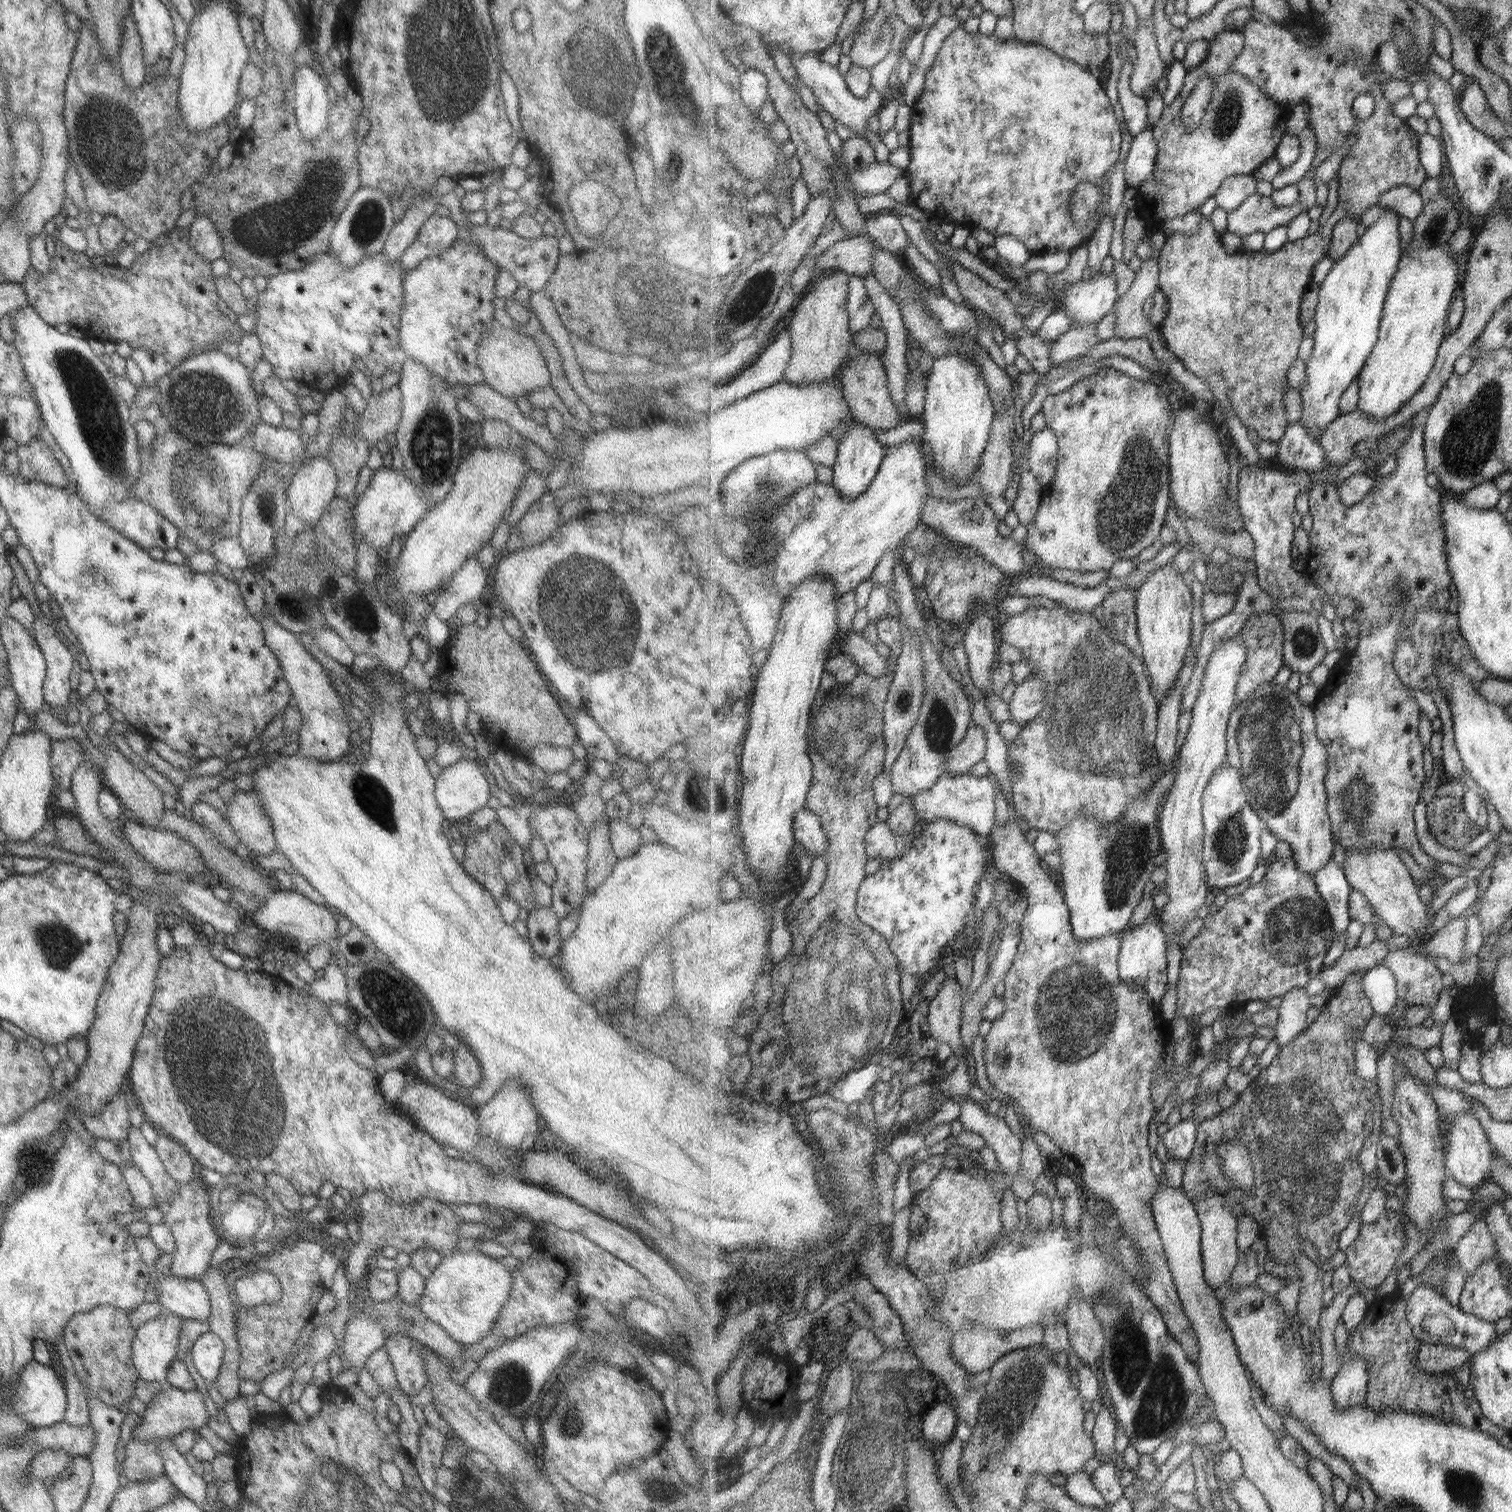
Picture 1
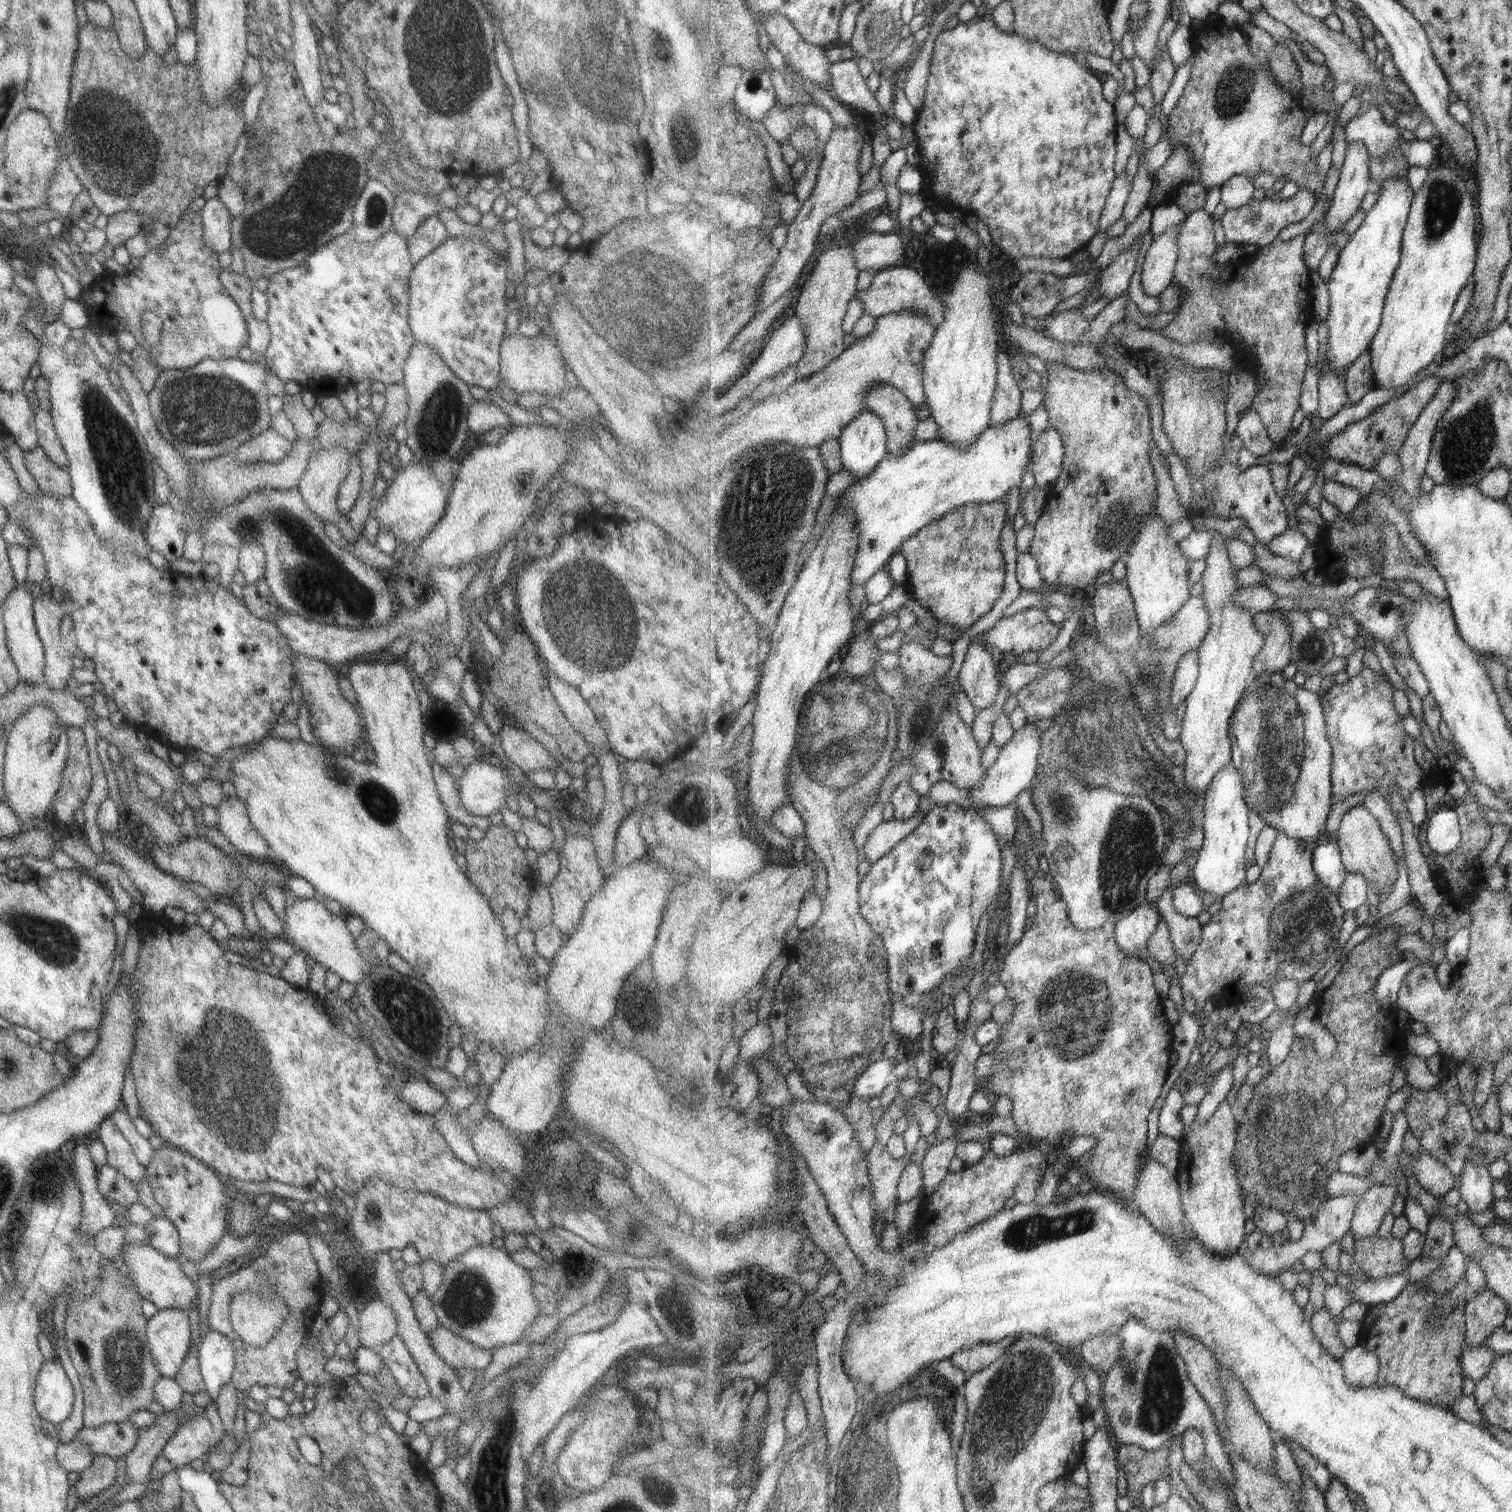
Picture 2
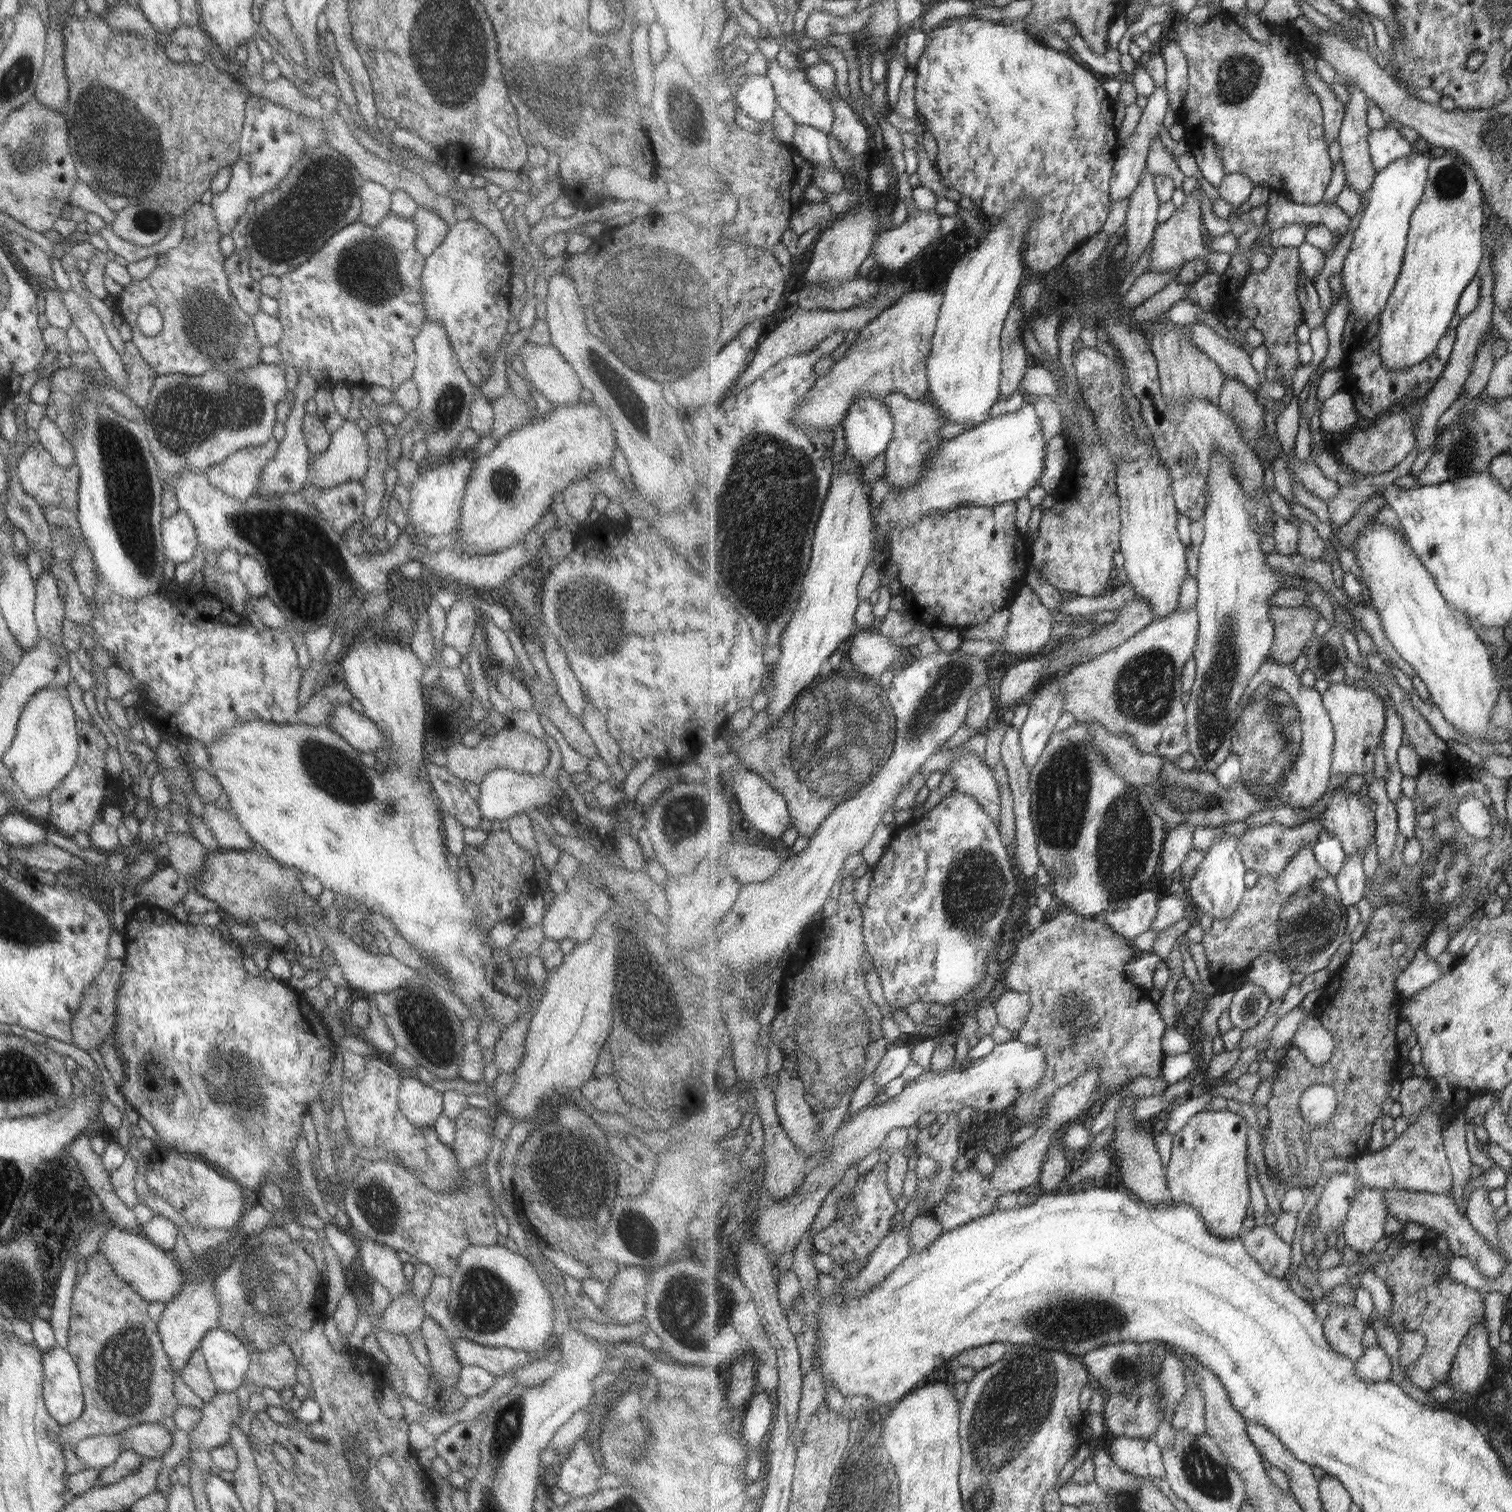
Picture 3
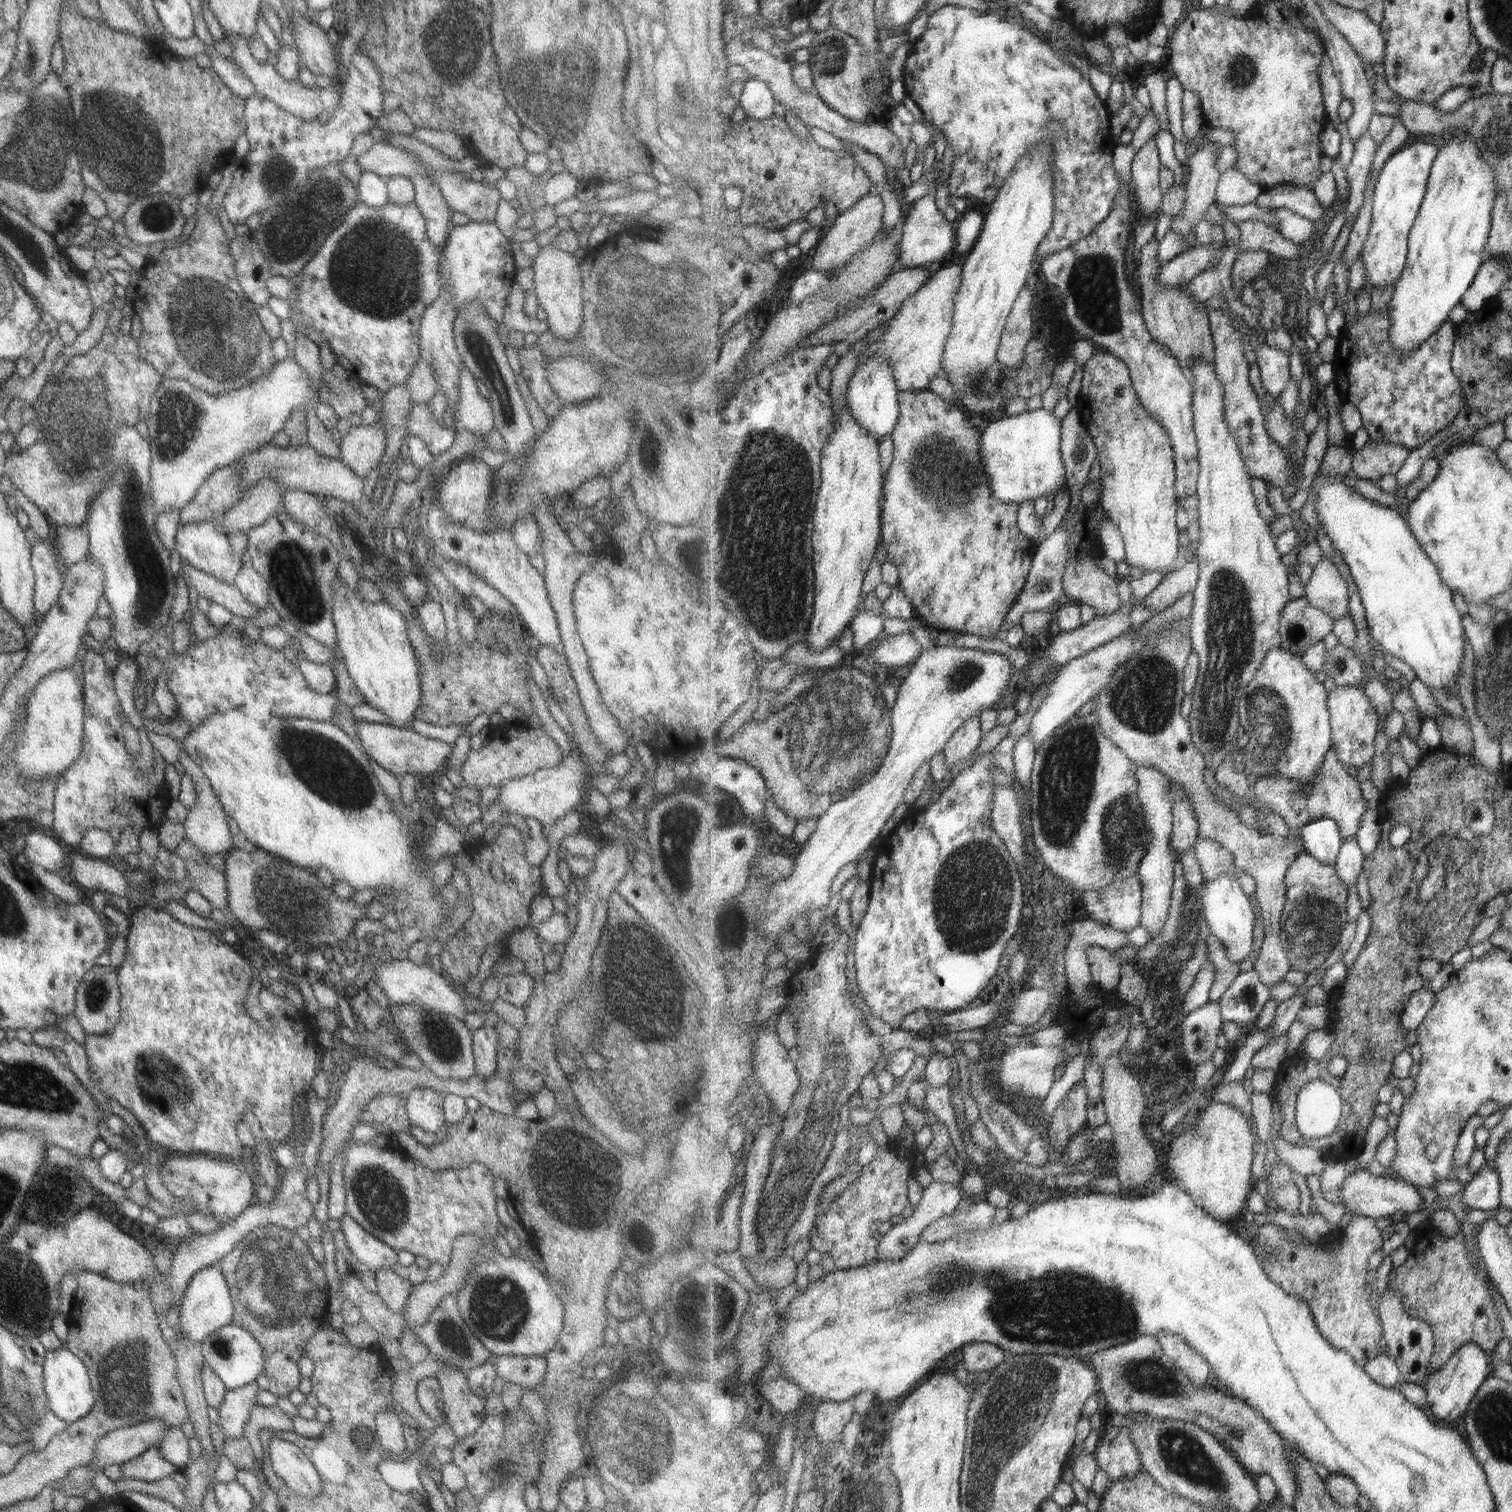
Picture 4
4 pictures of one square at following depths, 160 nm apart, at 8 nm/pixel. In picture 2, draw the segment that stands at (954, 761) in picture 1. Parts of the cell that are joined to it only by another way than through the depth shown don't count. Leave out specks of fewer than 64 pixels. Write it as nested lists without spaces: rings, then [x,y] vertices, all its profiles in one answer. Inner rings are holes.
[[[1001,684],[1001,690],[995,704],[989,708],[976,711],[972,731],[983,750],[992,742],[994,724],[1004,712],[1005,703],[1011,695],[1011,689],[1007,685]]]

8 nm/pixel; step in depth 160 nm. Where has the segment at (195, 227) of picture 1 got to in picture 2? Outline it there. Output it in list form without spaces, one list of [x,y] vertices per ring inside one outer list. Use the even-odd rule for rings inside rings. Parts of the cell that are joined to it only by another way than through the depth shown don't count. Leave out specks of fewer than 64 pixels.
[[[212,197],[204,202],[199,210],[202,224],[202,239],[217,254],[230,248],[230,222],[232,216],[219,201],[218,197]]]

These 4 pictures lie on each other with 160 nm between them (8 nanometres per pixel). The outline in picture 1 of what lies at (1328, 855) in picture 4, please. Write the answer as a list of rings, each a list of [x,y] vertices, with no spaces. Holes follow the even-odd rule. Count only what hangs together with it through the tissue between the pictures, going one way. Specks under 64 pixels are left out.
[[[1331,860],[1319,874],[1315,875],[1315,883],[1325,899],[1333,924],[1335,940],[1343,932],[1347,932],[1353,922],[1350,915],[1349,899],[1354,889],[1349,883],[1345,872],[1335,860]]]

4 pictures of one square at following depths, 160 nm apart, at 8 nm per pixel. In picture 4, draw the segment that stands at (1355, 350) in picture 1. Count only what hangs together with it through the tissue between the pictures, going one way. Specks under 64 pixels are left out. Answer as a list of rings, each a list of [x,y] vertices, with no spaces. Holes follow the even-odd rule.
[[[1421,139],[1399,149],[1382,168],[1375,183],[1372,219],[1369,233],[1361,251],[1367,281],[1373,288],[1394,286],[1402,277],[1410,252],[1410,234],[1414,229],[1430,182],[1432,166],[1440,148]]]

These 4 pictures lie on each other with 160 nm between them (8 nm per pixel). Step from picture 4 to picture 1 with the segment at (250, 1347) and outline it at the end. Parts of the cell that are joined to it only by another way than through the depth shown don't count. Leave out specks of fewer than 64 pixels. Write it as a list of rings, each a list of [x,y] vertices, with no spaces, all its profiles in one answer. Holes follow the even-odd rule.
[[[211,1332],[201,1334],[191,1344],[191,1361],[206,1384],[213,1384],[223,1357],[223,1344]]]

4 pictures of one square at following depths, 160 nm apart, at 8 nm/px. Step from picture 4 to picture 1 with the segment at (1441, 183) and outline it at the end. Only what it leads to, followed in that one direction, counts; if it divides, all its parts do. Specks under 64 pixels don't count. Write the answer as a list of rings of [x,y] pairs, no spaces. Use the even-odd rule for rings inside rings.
[[[1438,192],[1429,202],[1425,202],[1421,216],[1414,220],[1414,239],[1402,252],[1402,261],[1398,273],[1391,283],[1380,325],[1378,345],[1375,346],[1366,366],[1359,374],[1359,410],[1373,418],[1383,420],[1399,412],[1415,394],[1422,390],[1429,380],[1441,344],[1445,340],[1449,308],[1454,304],[1455,292],[1459,288],[1459,262],[1455,262],[1455,253],[1450,247],[1450,240],[1455,237],[1455,230],[1461,226],[1461,214],[1455,208],[1455,202],[1445,192]]]

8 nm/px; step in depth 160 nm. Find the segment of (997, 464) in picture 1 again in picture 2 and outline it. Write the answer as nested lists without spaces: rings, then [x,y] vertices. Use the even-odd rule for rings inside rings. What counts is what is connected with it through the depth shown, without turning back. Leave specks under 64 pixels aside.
[[[1007,350],[998,352],[998,390],[992,409],[992,425],[1001,428],[1022,412],[1022,391],[1013,374],[1011,356]]]

